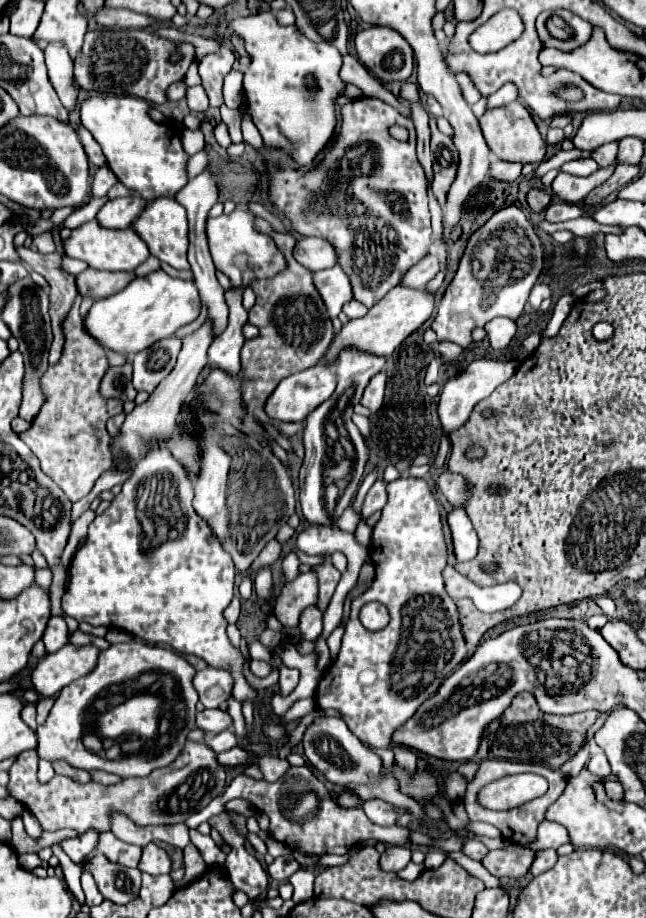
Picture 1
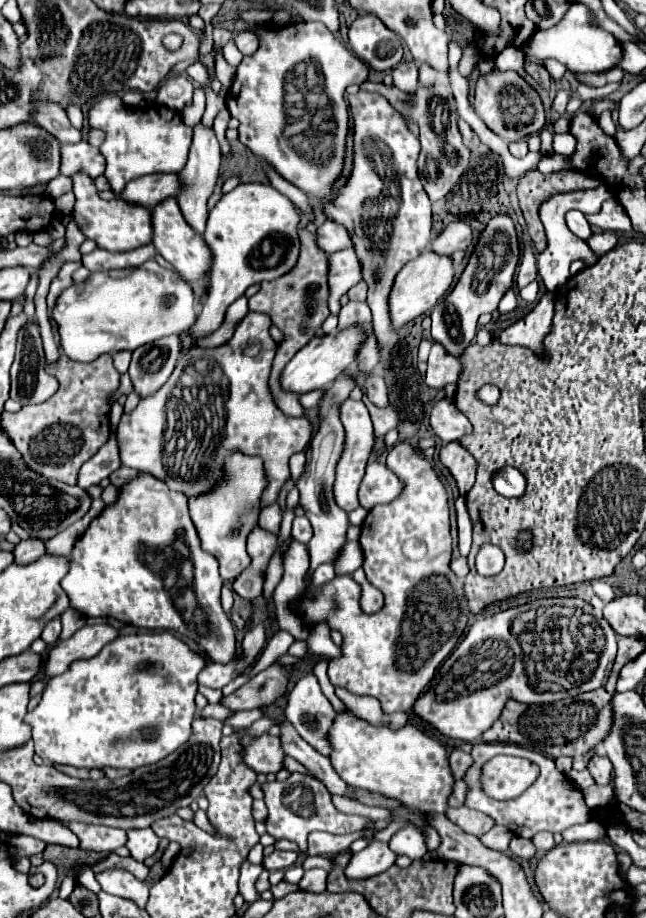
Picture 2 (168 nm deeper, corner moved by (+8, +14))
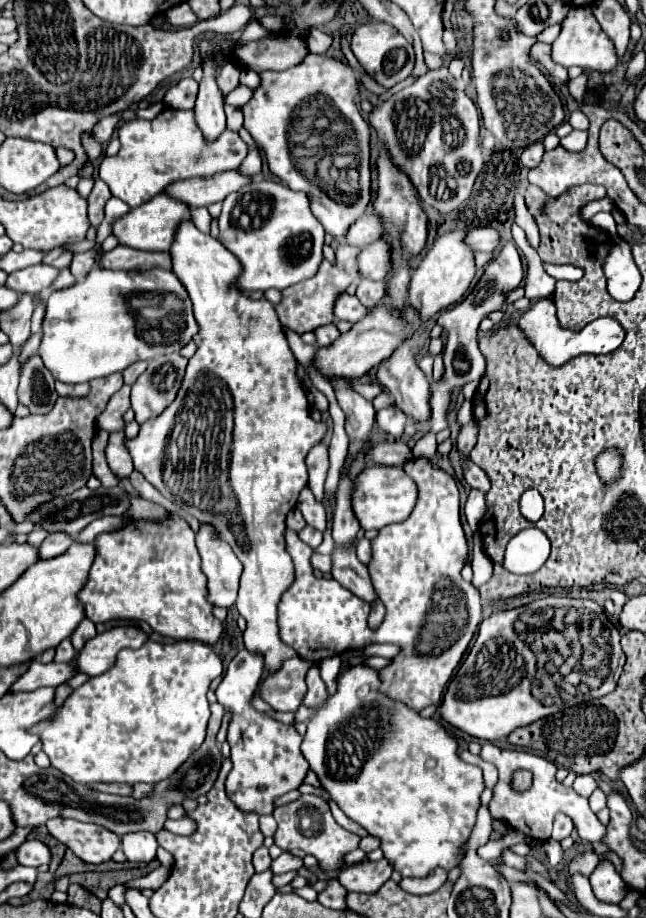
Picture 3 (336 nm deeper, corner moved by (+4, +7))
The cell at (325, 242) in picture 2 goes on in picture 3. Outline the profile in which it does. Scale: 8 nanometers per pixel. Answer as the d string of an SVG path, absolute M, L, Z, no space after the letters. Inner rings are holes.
M369 209L355 225L351 225L345 241L349 245L359 245L359 247L367 247L373 241L381 239L385 233L385 223L383 217L373 213L373 209Z

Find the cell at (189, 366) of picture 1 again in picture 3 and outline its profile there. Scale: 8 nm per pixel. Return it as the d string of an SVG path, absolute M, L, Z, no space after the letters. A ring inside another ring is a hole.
M257 179L247 189L239 189L231 193L223 201L223 211L219 217L219 241L241 261L243 273L237 279L237 287L243 291L267 291L271 287L285 289L299 281L313 277L323 261L323 241L325 231L323 225L315 219L311 211L309 197L301 191L287 189L287 185L267 179Z

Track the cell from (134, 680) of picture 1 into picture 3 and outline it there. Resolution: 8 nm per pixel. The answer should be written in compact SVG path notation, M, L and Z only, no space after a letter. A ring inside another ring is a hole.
M147 641L143 647L139 649L123 649L117 657L117 665L113 669L109 669L107 673L103 675L97 675L93 679L89 679L89 683L77 687L73 691L73 695L65 701L63 707L57 709L57 715L55 715L55 721L45 721L43 725L35 725L33 733L39 733L41 735L41 741L43 741L43 751L47 753L47 757L51 759L51 765L55 769L59 769L61 773L65 773L67 777L71 777L73 781L77 783L83 783L83 785L91 785L91 783L159 783L167 777L171 777L185 761L191 753L195 753L201 743L205 741L205 729L207 729L207 721L211 717L211 711L209 711L209 703L207 703L207 691L209 691L209 685L215 677L219 677L223 673L223 665L221 665L221 659L215 655L215 651L201 643L201 641L175 641L175 643L155 643L155 641Z

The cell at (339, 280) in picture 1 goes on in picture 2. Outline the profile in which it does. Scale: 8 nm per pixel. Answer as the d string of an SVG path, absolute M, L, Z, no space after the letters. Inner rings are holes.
M347 248L329 254L329 310L333 314L339 312L339 298L359 280L359 260L355 258L355 250Z

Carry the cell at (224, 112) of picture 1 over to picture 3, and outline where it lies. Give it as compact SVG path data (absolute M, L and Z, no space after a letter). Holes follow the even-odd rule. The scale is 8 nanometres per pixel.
M239 85L235 91L231 91L229 95L225 95L225 101L231 103L231 105L235 105L235 107L243 107L249 101L251 95L253 95L253 89L249 89L245 85Z

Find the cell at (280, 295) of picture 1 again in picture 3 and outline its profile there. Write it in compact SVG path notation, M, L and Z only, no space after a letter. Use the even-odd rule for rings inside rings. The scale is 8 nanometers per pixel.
M341 243L337 247L337 263L335 265L331 265L329 261L323 259L323 265L319 265L319 271L315 273L315 277L283 289L283 301L275 307L281 323L285 327L293 329L299 335L305 333L305 331L313 331L319 325L333 323L335 317L331 315L331 305L335 303L335 297L341 291L345 291L349 283L353 283L353 281L357 281L361 277L359 269L357 269L357 255L359 255L359 251L361 251L361 247Z

